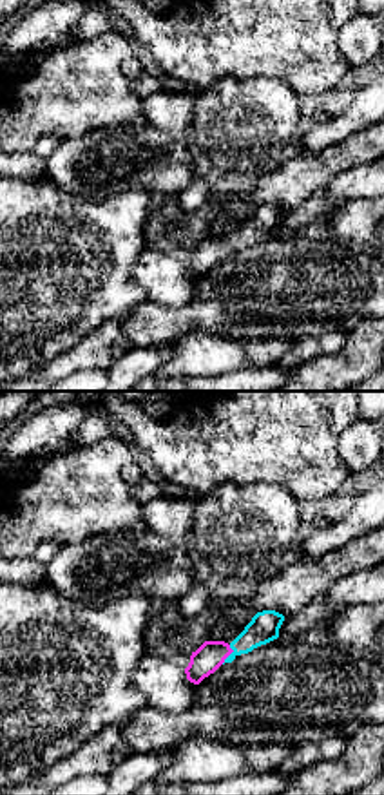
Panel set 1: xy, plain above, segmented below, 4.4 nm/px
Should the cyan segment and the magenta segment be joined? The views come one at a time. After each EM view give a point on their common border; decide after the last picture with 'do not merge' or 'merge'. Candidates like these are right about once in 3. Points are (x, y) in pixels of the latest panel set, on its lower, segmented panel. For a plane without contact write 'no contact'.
contact (230, 654)

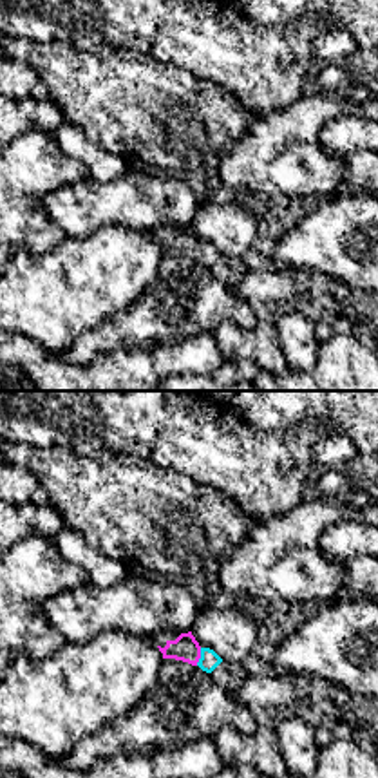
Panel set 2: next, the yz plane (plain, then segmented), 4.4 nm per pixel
contact (201, 657)

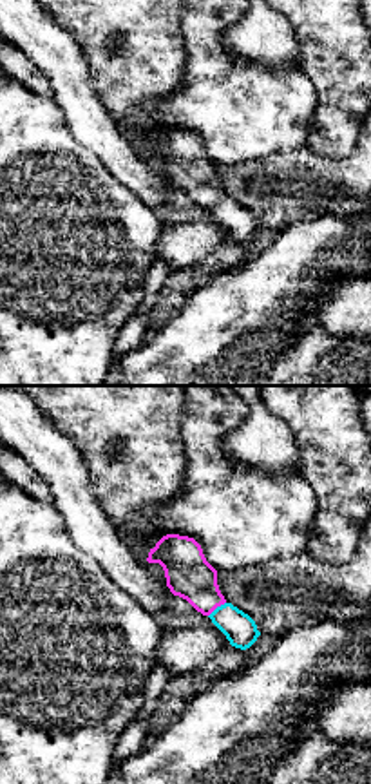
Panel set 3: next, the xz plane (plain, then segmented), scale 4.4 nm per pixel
contact (216, 609)

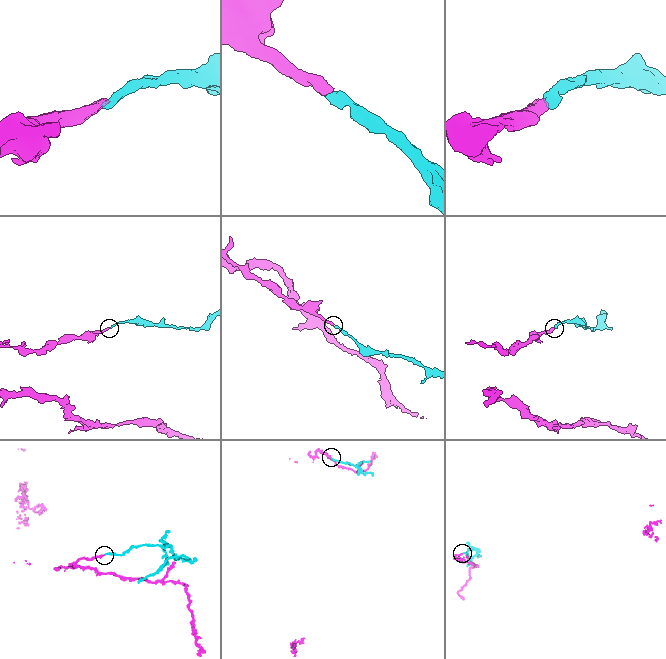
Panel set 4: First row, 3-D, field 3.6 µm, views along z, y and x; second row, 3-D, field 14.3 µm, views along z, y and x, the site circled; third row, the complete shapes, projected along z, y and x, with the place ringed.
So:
merge

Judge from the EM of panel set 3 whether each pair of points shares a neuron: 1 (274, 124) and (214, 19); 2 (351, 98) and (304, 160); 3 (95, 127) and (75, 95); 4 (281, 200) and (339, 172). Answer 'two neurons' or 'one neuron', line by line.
1: one neuron
2: two neurons
3: one neuron
4: one neuron

